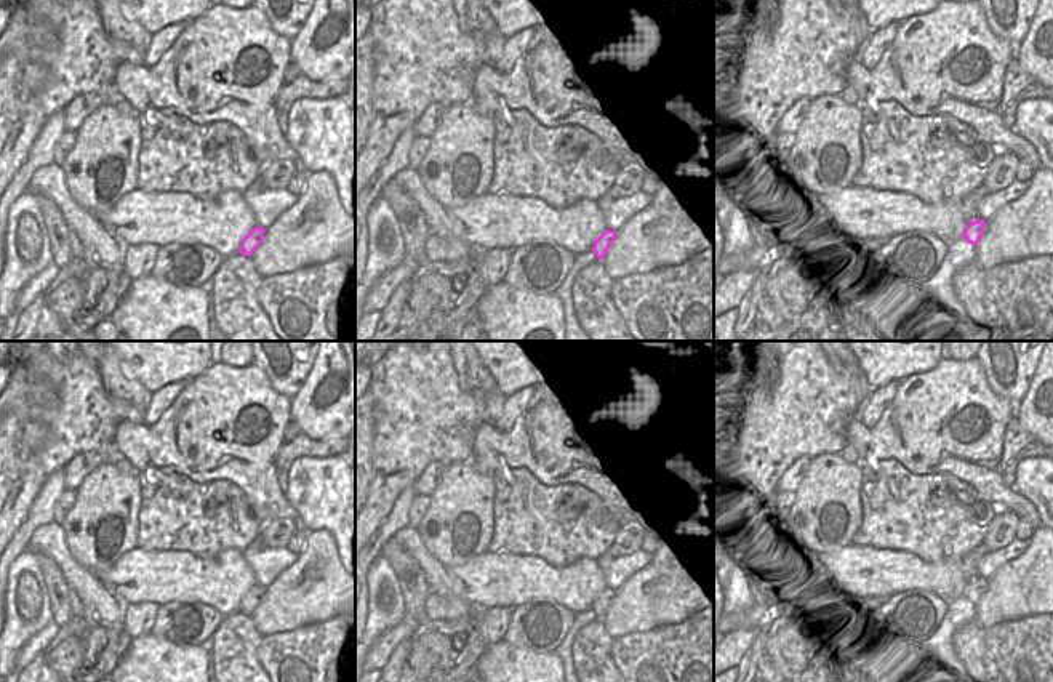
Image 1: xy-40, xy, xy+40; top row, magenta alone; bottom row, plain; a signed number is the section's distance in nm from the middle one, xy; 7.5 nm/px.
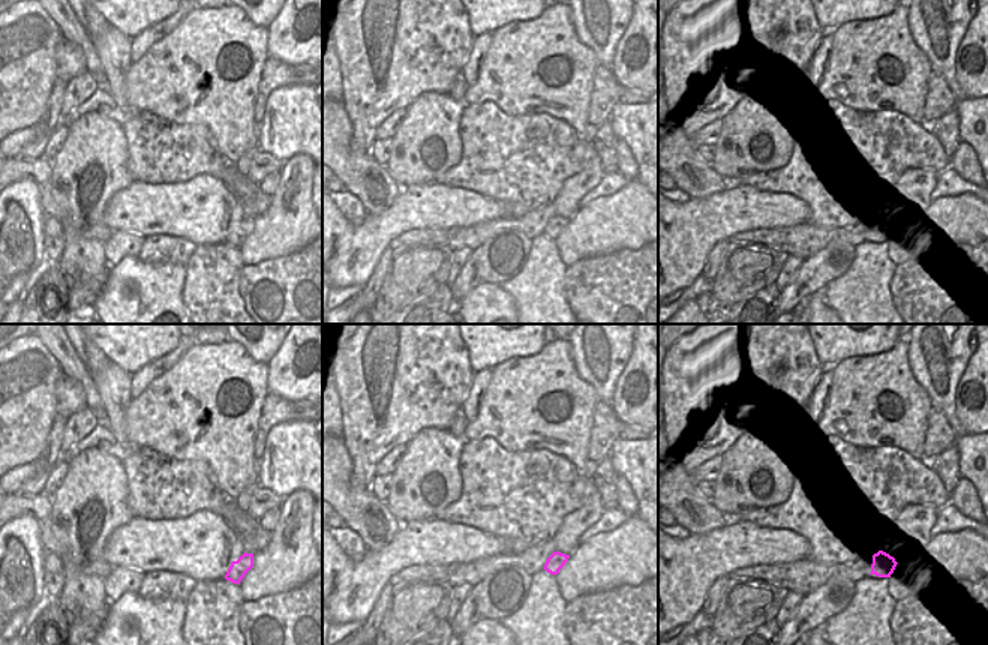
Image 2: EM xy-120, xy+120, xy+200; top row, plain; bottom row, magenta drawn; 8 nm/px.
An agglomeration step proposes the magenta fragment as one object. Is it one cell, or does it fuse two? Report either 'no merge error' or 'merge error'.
no merge error

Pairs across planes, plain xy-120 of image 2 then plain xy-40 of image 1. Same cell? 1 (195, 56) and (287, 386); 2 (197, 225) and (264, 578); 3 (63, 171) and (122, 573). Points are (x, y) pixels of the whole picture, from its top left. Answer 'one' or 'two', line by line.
1: two
2: two
3: two

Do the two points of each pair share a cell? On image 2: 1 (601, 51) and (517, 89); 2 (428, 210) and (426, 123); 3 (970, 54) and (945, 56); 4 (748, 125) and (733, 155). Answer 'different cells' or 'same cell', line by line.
1: different cells
2: different cells
3: different cells
4: same cell

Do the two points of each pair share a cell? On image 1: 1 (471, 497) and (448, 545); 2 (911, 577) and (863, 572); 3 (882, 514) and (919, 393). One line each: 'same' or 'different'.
1: same
2: same
3: different

